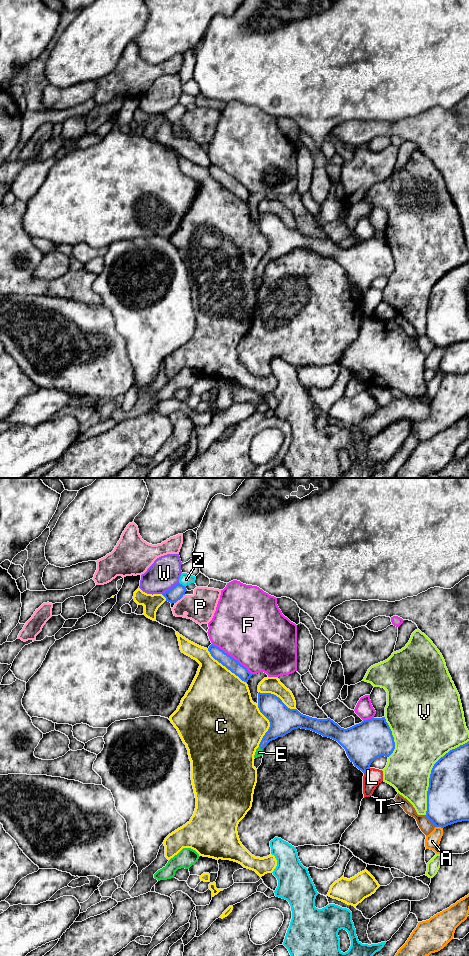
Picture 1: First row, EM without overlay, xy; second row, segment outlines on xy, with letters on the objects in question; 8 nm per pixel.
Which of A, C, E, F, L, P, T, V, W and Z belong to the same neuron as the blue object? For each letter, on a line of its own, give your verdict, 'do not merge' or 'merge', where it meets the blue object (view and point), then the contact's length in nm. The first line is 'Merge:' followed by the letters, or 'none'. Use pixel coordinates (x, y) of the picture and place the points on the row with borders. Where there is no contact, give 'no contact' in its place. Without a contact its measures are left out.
Merge: E
A: do not merge | xy (439, 826) | 70 nm
C: do not merge | xy (226, 667) | 420 nm
E: merge | xy (260, 747) | 50 nm
F: do not merge | xy (232, 657) | 420 nm
L: do not merge | xy (367, 769) | 70 nm
P: do not merge | xy (179, 599) | 110 nm
T: do not merge | xy (430, 820) | 130 nm
V: do not merge | xy (431, 772) | 700 nm
W: do not merge | xy (171, 588) | 170 nm
Z: do not merge | xy (181, 584) | 70 nm

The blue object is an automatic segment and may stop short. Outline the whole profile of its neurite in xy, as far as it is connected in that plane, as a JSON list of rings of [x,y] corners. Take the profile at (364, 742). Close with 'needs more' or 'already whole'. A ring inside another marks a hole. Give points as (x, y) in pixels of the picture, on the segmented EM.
[[[258,693],[258,708],[269,720],[270,727],[263,736],[254,758],[263,755],[267,744],[285,736],[294,729],[306,729],[337,741],[346,751],[350,761],[365,773],[378,757],[389,757],[395,742],[385,717],[364,720],[350,728],[341,728],[330,718],[317,719],[288,708],[282,700],[271,693]]]; needs more

